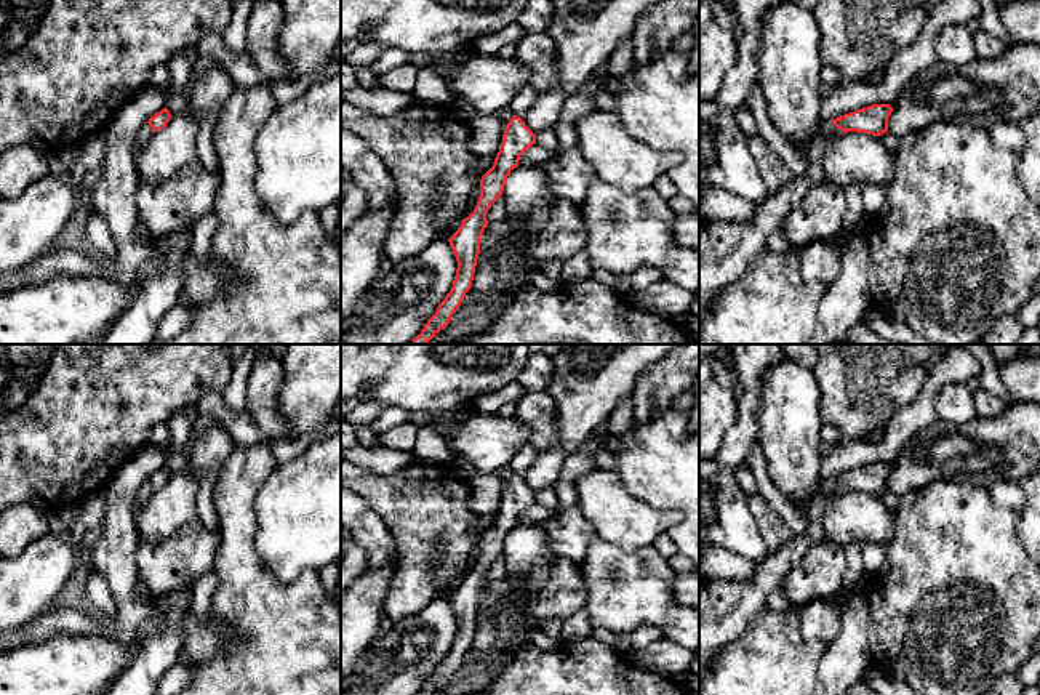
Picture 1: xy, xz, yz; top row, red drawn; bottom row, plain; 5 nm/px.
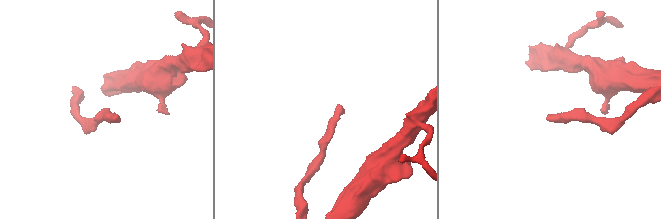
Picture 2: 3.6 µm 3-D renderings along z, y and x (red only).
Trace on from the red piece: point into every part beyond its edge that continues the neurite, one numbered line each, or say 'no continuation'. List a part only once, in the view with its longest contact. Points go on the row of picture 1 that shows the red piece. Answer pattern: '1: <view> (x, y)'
1: yz (725, 249)

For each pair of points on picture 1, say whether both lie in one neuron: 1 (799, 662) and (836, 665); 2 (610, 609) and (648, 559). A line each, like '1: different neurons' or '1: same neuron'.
1: different neurons
2: same neuron

